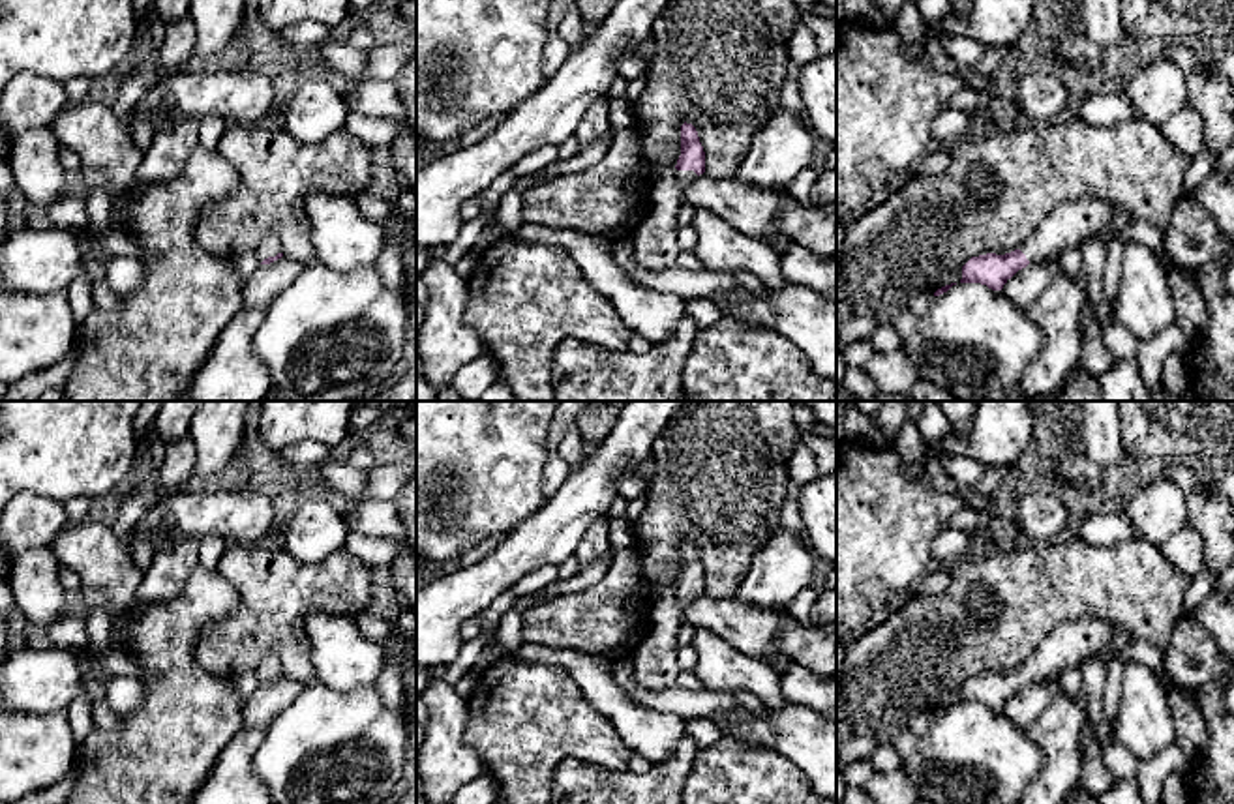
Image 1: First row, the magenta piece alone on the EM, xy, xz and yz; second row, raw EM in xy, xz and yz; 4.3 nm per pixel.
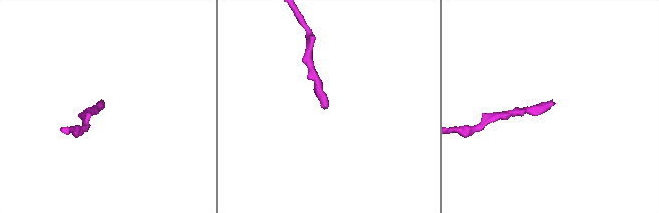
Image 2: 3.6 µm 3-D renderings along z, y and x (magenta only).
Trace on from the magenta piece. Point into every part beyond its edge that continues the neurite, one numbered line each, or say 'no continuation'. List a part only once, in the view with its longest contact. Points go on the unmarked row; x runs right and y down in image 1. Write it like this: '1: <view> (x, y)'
1: xy (270, 666)

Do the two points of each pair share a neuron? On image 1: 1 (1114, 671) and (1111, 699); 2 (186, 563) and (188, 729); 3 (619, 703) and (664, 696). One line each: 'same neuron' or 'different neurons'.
1: same neuron
2: different neurons
3: different neurons

